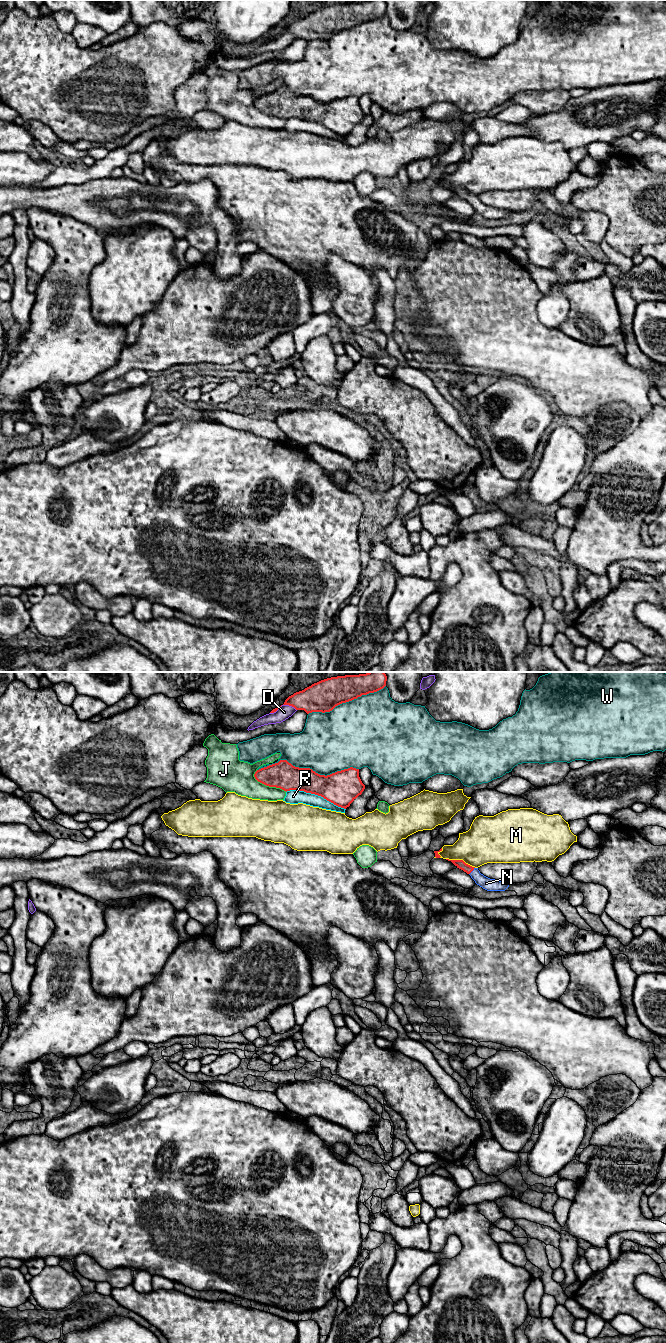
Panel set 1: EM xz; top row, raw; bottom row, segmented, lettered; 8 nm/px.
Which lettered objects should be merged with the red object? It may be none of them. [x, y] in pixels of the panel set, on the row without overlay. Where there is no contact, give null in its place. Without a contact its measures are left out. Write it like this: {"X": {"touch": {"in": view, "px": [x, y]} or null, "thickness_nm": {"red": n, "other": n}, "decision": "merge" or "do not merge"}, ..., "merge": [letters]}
{"D": {"touch": {"in": "xz", "px": [283, 32]}, "thickness_nm": {"red": 200, "other": 110}, "decision": "do not merge"}, "J": {"touch": {"in": "xz", "px": [268, 113]}, "thickness_nm": {"red": 220, "other": 240}, "decision": "do not merge"}, "M": {"touch": {"in": "xz", "px": [461, 188]}, "thickness_nm": {"red": 70, "other": 340}, "decision": "do not merge"}, "N": {"touch": {"in": "xz", "px": [472, 198]}, "thickness_nm": {"red": 70, "other": 100}, "decision": "merge"}, "R": {"touch": {"in": "xz", "px": [316, 122]}, "thickness_nm": {"red": 280, "other": 110}, "decision": "do not merge"}, "W": {"touch": {"in": "xz", "px": [307, 96]}, "thickness_nm": {"red": 220, "other": 460}, "decision": "do not merge"}, "merge": ["N"]}

